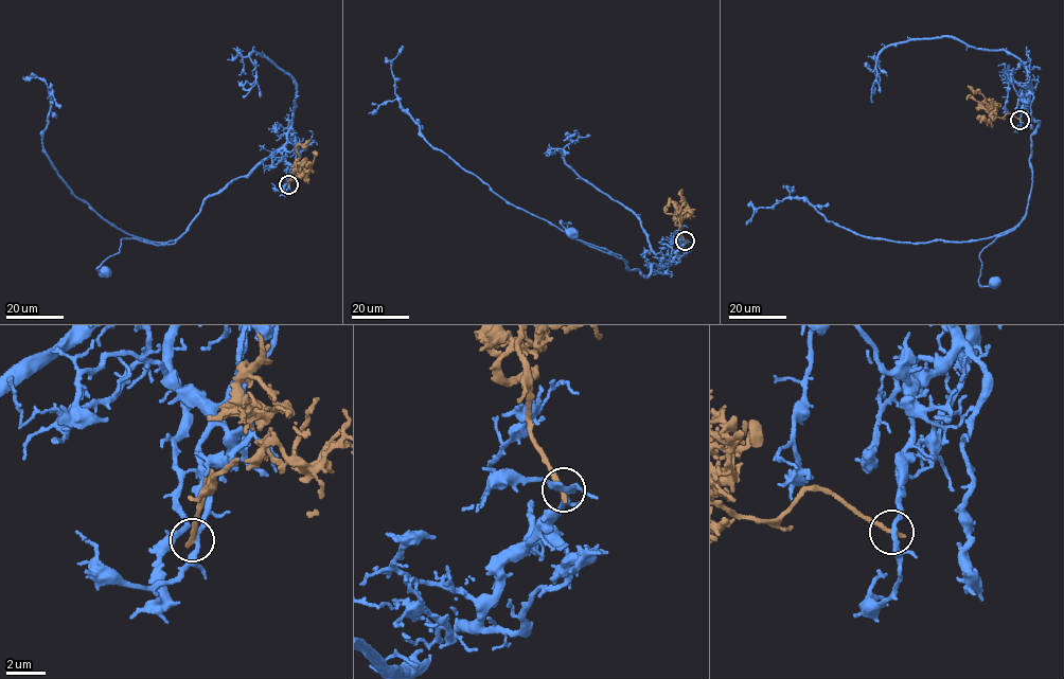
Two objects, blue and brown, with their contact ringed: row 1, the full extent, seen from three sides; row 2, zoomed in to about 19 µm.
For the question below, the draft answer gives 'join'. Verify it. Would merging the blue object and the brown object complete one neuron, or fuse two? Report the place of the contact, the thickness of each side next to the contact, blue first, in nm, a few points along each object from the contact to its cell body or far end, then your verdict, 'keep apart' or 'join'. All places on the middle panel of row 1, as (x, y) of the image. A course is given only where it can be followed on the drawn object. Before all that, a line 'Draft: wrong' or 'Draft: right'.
Draft: wrong
(685, 240) | 240/280 nm | blue via (686, 240), (667, 265), (654, 263), (643, 275), (607, 249), (569, 236), (570, 222), (562, 220), (571, 232) | brown via (685, 240), (680, 233), (680, 213), (674, 217), (666, 212), (670, 198) | keep apart

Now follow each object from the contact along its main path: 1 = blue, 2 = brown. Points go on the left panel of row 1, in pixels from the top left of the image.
1: (289, 184), (279, 149), (205, 200), (175, 239), (123, 237), (98, 268), (104, 272)
2: (288, 184), (290, 176), (302, 165), (296, 148), (309, 140)

